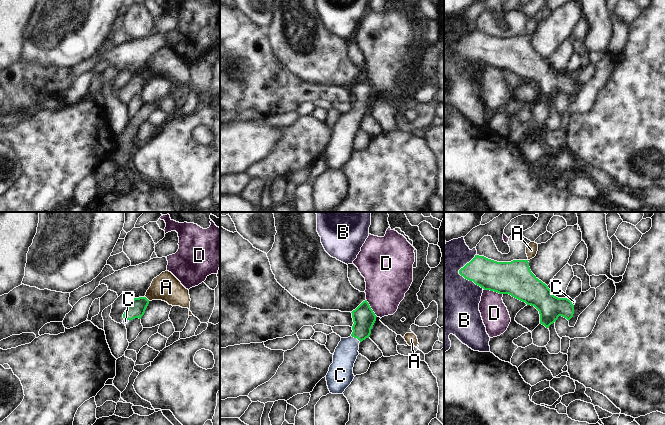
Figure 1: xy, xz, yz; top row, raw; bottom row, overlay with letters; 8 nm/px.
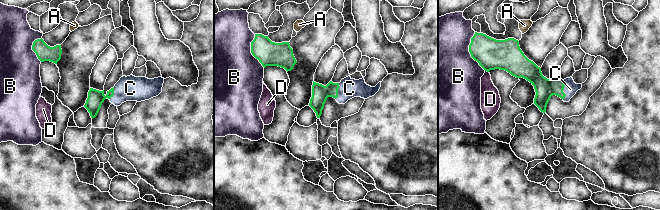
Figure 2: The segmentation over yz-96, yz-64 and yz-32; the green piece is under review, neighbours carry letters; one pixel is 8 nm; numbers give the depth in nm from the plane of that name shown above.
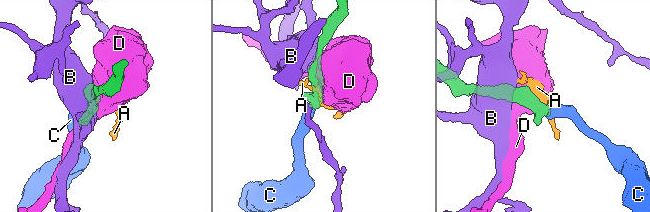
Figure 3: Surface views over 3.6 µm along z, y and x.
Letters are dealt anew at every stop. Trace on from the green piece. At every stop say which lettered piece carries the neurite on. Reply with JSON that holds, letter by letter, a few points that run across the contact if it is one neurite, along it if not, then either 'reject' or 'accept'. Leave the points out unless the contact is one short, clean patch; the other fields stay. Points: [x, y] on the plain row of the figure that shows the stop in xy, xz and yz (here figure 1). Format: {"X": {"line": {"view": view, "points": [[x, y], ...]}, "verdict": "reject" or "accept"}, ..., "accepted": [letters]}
{"A": {"line": {"view": "xy", "points": [[145, 72], [149, 76]]}, "verdict": "reject"}, "B": {"verdict": "reject"}, "C": {"line": {"view": "xz", "points": [[363, 92], [361, 107], [356, 113], [348, 123], [345, 131]]}, "verdict": "accept"}, "D": {"verdict": "reject"}, "accepted": ["C"]}

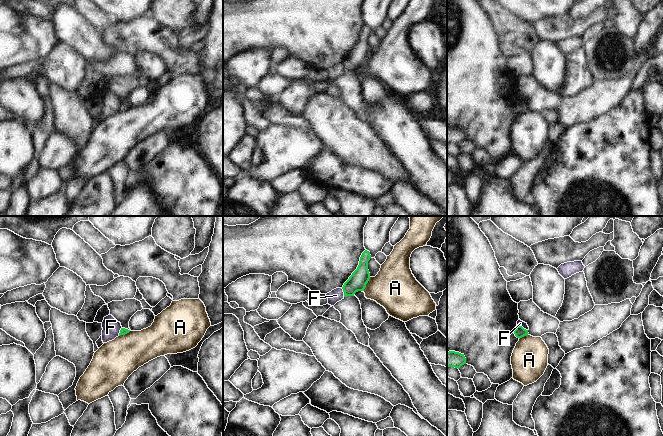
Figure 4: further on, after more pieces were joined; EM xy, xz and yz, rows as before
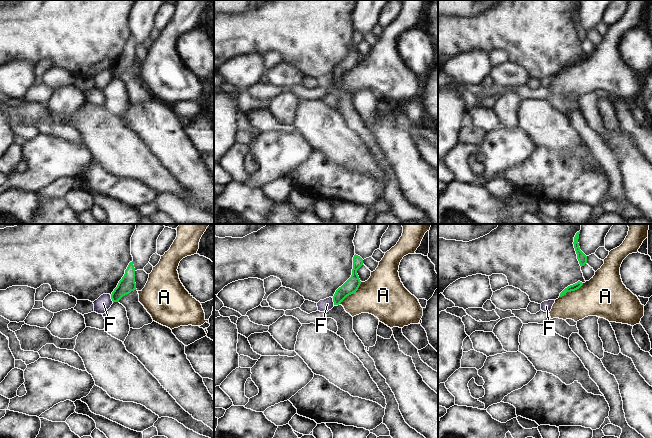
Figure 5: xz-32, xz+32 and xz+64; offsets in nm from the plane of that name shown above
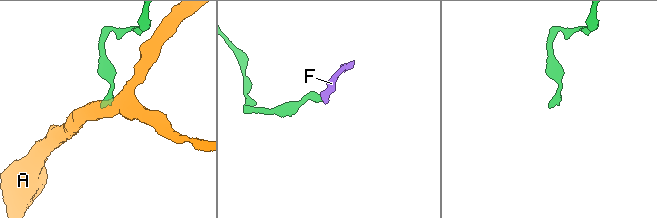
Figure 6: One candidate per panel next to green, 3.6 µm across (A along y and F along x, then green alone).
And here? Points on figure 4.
{"A": {"line": {"view": "xz", "points": [[370, 53], [362, 67]]}, "verdict": "reject"}, "F": {"line": {"view": "yz", "points": [[517, 100], [527, 106]]}, "verdict": "reject"}, "accepted": []}

